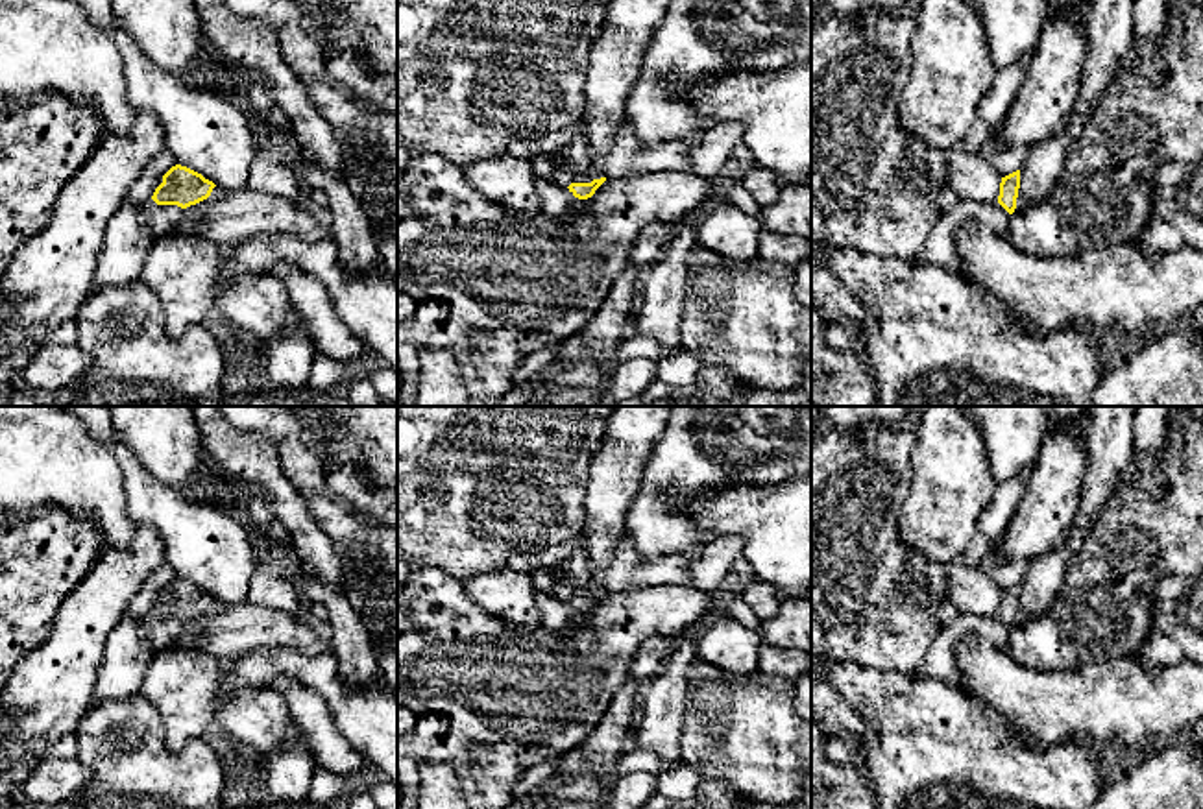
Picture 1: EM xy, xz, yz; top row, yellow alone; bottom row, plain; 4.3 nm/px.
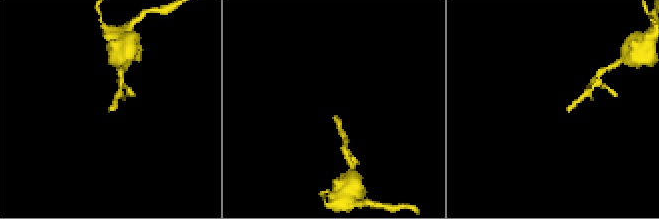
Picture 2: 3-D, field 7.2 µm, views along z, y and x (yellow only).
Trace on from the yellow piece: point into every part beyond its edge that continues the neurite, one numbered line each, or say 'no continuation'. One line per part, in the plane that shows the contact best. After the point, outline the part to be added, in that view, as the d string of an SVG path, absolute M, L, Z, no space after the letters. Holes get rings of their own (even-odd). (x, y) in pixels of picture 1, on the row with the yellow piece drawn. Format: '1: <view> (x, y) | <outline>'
1: xy (163, 218) | M150 199L142 205L142 212L152 227L153 238L157 238L174 233L183 209L177 205L157 205L153 199Z

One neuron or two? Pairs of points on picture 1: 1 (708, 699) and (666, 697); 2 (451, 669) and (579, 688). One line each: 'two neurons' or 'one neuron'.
1: two neurons
2: one neuron

